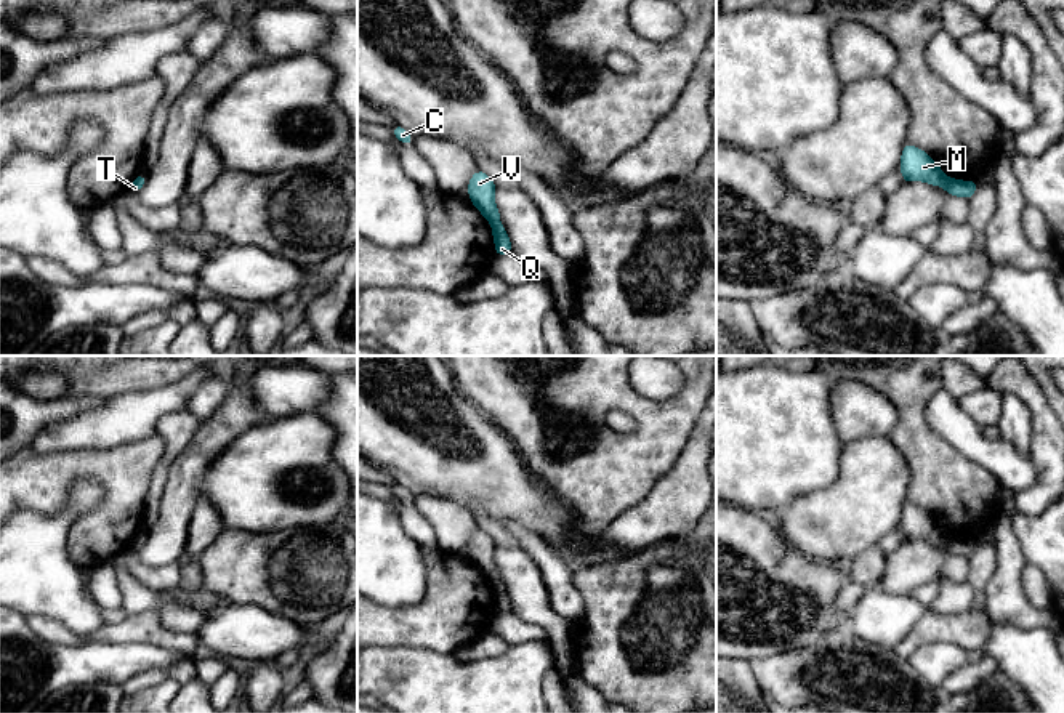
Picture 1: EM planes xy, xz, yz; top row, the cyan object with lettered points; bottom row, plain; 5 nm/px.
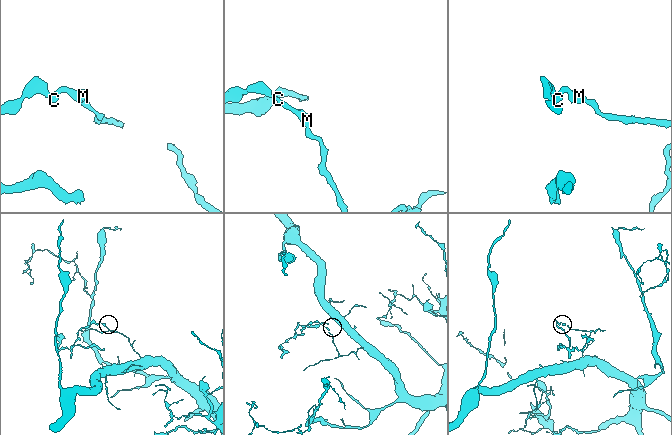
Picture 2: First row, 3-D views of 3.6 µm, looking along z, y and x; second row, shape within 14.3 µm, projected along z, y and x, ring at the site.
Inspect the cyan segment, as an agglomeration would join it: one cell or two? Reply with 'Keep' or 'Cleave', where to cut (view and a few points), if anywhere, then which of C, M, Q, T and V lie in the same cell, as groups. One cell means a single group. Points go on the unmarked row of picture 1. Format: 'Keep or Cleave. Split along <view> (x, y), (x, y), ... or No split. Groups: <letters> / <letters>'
Cleave. Split along xz (499, 582), (492, 585). Groups: C M V / Q T

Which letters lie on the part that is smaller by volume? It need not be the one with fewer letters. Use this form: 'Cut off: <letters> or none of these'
Cut off: C, M, V

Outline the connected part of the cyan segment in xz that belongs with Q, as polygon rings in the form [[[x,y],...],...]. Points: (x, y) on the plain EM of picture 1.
[[[502,583],[492,585],[495,615],[513,612],[510,596]]]

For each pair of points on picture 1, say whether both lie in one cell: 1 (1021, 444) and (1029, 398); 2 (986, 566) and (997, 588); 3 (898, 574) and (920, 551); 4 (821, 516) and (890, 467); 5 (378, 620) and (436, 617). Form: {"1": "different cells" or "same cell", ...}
{"1": "different cells", "2": "different cells", "3": "same cell", "4": "same cell", "5": "same cell"}

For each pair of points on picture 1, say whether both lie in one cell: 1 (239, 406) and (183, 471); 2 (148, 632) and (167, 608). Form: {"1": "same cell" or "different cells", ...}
{"1": "same cell", "2": "different cells"}

